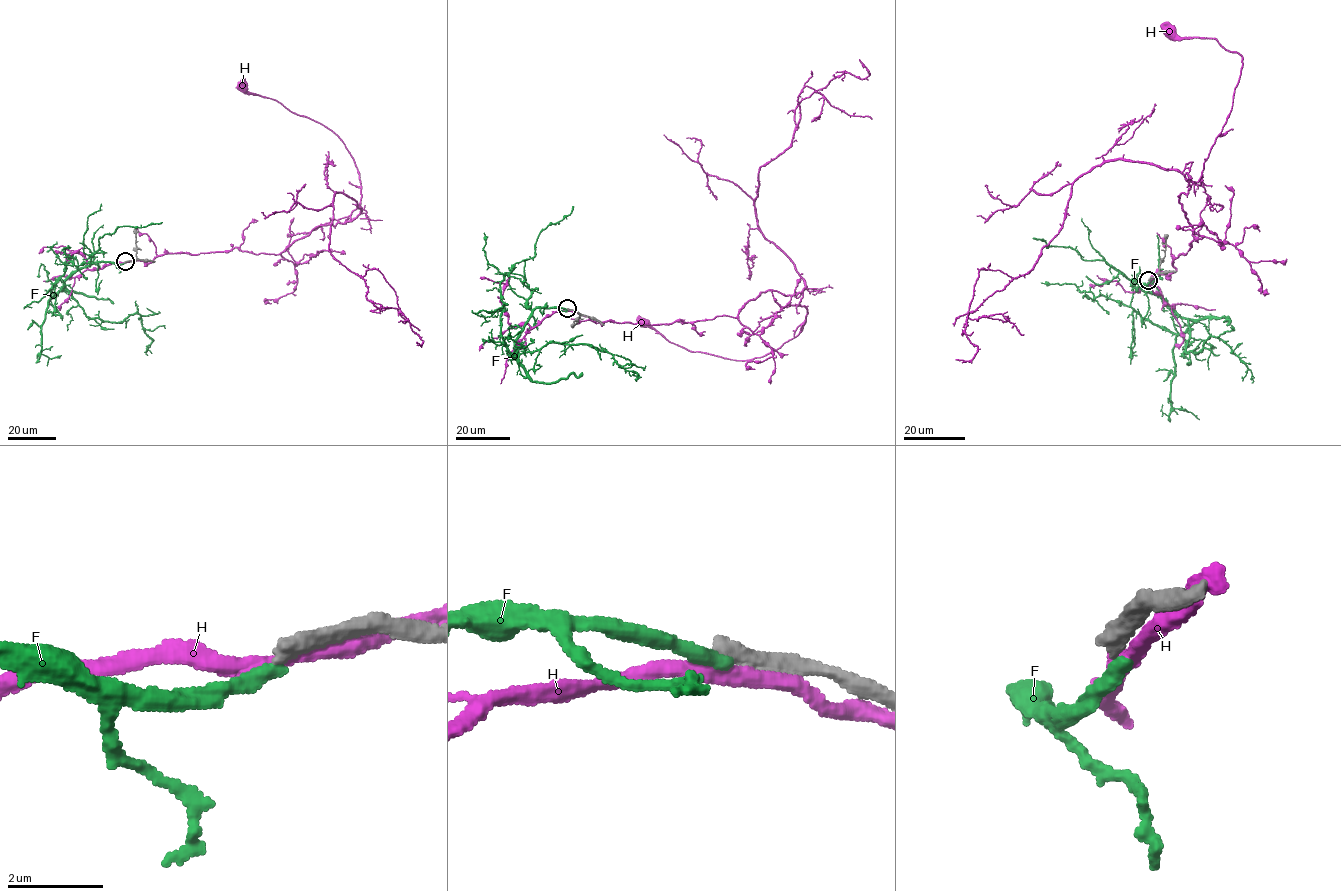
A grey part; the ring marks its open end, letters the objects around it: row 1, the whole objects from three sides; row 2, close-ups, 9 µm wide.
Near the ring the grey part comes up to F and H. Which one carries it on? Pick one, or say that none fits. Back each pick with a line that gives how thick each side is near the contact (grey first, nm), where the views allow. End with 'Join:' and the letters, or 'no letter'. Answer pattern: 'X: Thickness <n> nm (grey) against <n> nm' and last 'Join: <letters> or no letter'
Join: no letter

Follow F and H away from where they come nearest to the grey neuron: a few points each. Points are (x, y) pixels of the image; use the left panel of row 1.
F: (124, 263), (93, 262), (79, 268), (64, 287), (90, 318), (121, 322), (139, 313), (152, 340), (147, 355)
H: (126, 262), (235, 247), (279, 254), (319, 226), (354, 219), (359, 171), (342, 140), (242, 85)

